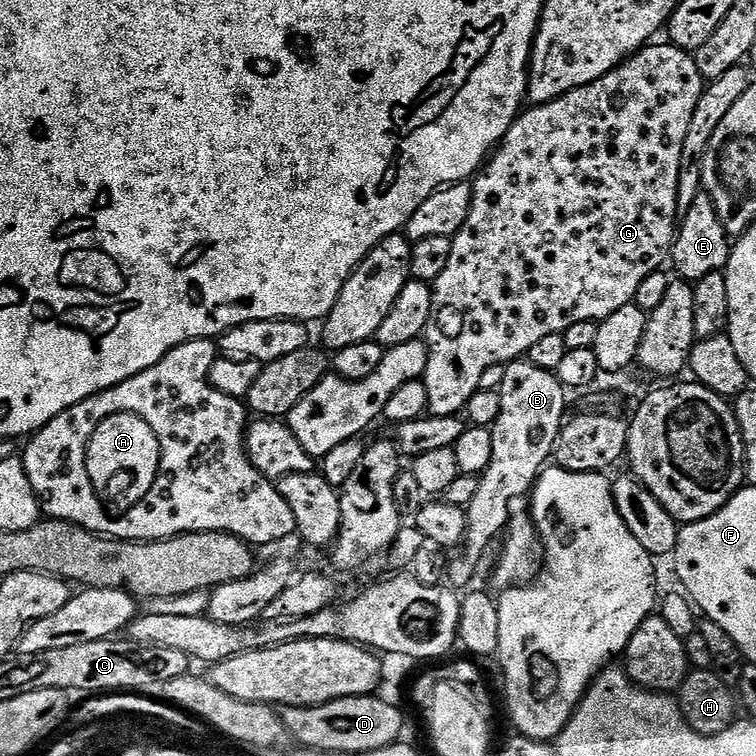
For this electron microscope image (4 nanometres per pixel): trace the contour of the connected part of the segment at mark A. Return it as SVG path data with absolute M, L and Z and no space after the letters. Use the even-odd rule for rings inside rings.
M129 412L110 415L96 425L87 448L87 474L98 497L109 505L129 508L149 493L161 464L161 444L150 424Z

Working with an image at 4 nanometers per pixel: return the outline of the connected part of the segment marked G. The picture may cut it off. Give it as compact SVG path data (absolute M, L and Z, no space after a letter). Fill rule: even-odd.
M671 42L656 43L641 48L602 78L570 90L557 100L529 107L529 112L528 109L521 111L494 155L477 171L471 181L470 214L466 214L462 230L452 237L450 262L446 262L446 270L442 270L442 274L438 274L438 278L431 283L430 322L422 337L428 346L428 361L422 379L431 415L454 416L463 413L472 395L480 391L482 374L490 366L507 365L527 357L530 346L535 346L541 338L550 338L550 334L564 333L567 328L574 326L574 322L605 320L614 314L614 310L622 310L622 306L635 301L642 278L665 267L678 231L676 195L678 170L682 166L682 146L686 142L686 130L690 130L690 118L694 118L694 106L698 106L698 98L705 90L706 81L702 74L698 74L693 53L677 48Z

